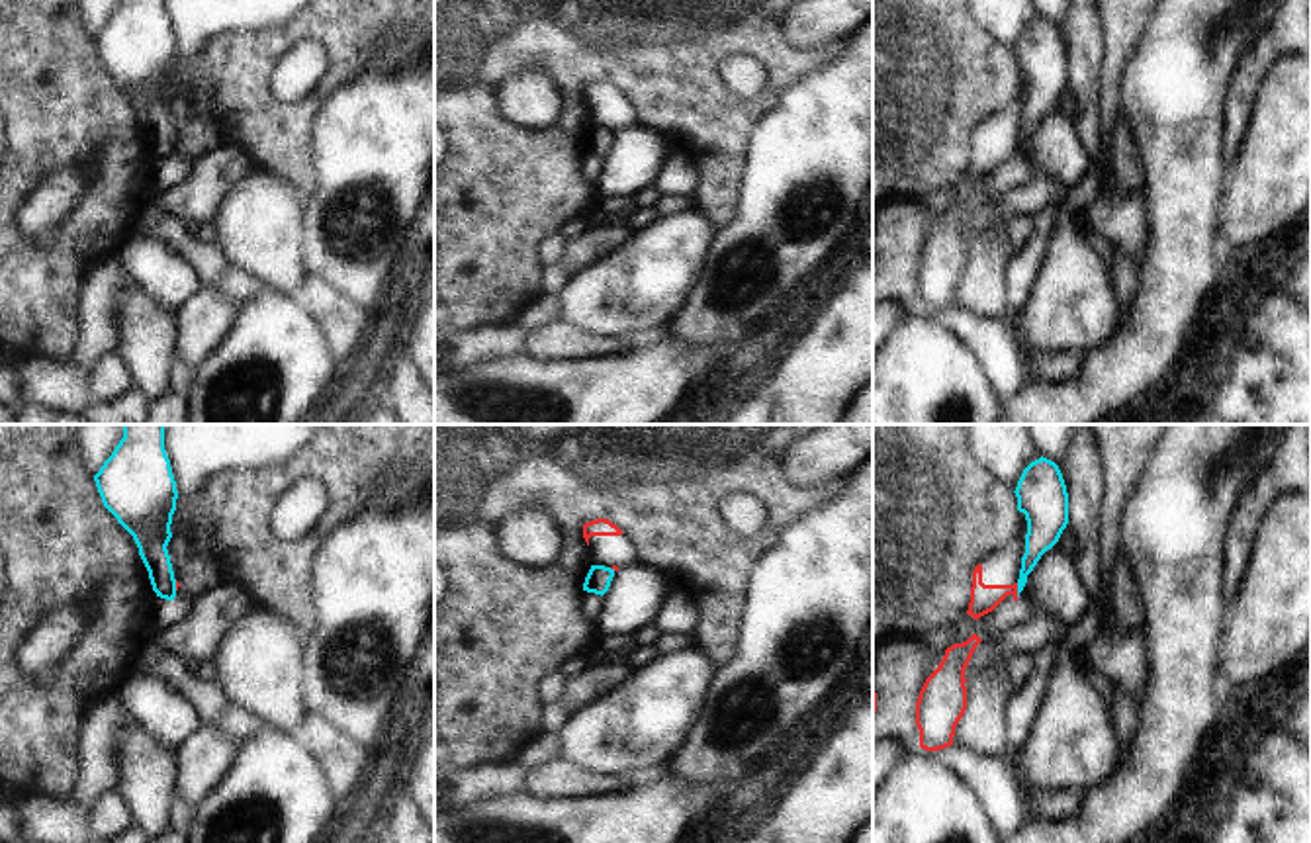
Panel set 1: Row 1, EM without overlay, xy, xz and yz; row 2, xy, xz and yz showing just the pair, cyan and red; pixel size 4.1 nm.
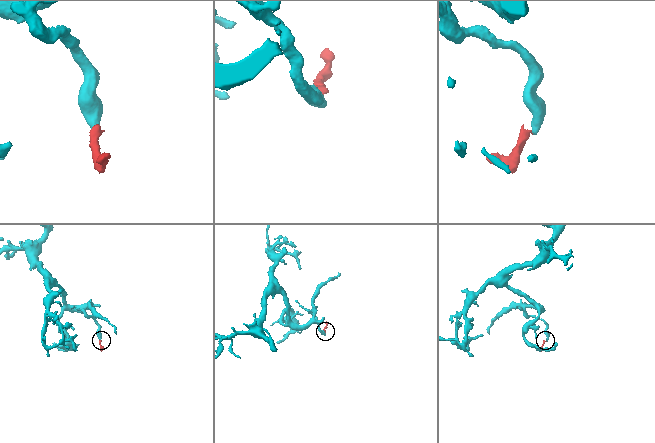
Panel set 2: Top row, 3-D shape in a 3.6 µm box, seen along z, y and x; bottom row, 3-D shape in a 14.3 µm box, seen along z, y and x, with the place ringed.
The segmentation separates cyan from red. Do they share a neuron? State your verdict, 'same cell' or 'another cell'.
another cell

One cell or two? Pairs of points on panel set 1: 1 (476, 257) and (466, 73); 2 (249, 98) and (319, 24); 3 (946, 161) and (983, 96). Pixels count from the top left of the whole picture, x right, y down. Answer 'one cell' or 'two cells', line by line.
1: one cell
2: one cell
3: one cell

